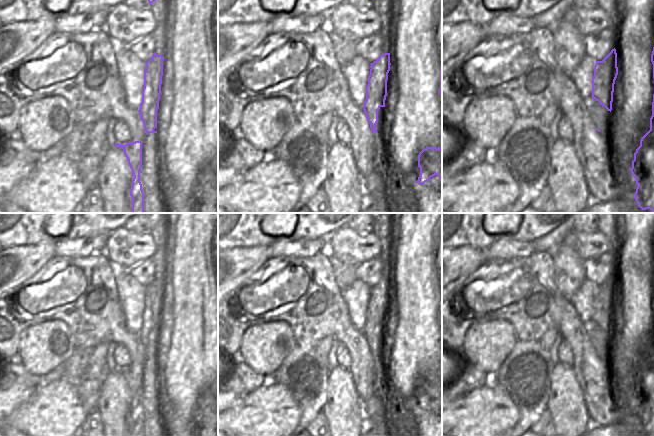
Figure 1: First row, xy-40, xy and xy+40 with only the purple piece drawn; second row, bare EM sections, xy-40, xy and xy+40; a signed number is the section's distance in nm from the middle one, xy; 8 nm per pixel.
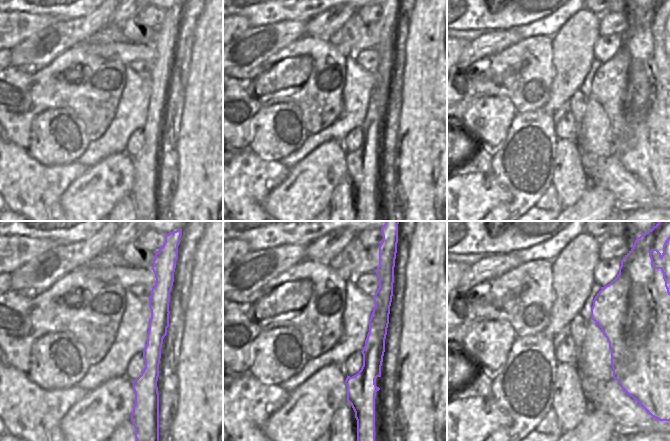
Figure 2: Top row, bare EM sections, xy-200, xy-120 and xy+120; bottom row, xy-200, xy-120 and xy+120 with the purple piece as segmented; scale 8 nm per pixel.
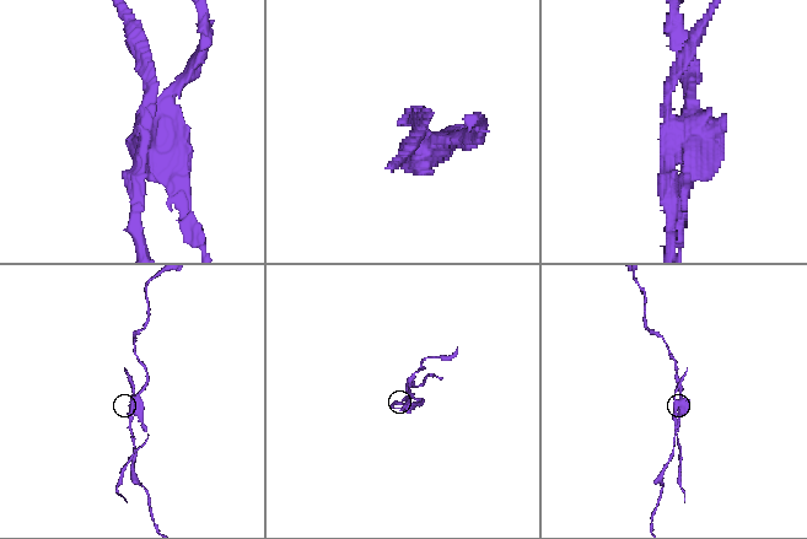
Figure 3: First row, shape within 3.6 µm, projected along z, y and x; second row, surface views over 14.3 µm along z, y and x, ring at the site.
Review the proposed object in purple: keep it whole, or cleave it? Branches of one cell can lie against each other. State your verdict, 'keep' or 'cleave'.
cleave

